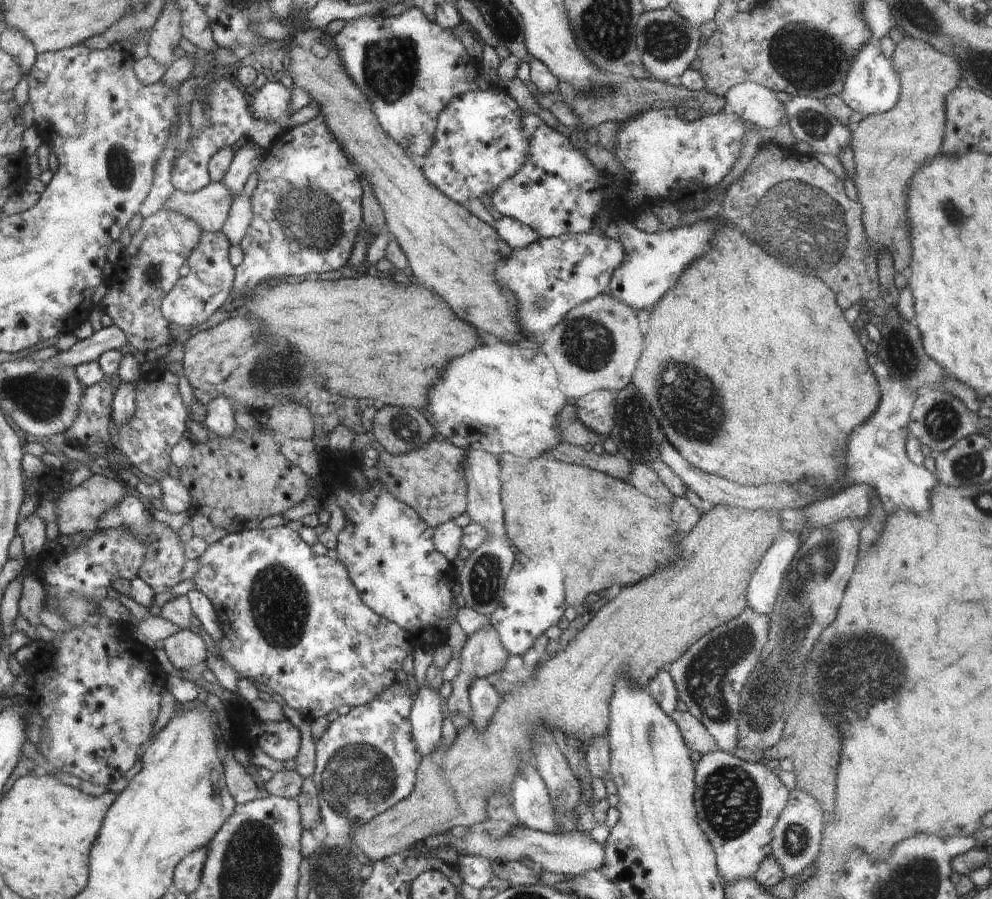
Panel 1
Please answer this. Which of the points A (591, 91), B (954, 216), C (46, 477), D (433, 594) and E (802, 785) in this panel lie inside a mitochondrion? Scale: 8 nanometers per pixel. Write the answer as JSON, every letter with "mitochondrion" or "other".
{"A":"other","B":"mitochondrion","C":"other","D":"other","E":"other"}

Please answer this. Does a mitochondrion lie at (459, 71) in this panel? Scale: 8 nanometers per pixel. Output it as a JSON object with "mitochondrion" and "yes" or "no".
{"mitochondrion":"no"}

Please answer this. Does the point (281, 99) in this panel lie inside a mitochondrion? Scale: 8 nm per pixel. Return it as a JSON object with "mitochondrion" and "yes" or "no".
{"mitochondrion":"no"}

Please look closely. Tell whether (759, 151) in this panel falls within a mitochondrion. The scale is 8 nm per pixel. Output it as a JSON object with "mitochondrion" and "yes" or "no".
{"mitochondrion":"no"}

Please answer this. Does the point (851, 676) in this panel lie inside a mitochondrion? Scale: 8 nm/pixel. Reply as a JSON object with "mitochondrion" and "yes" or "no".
{"mitochondrion":"yes"}

